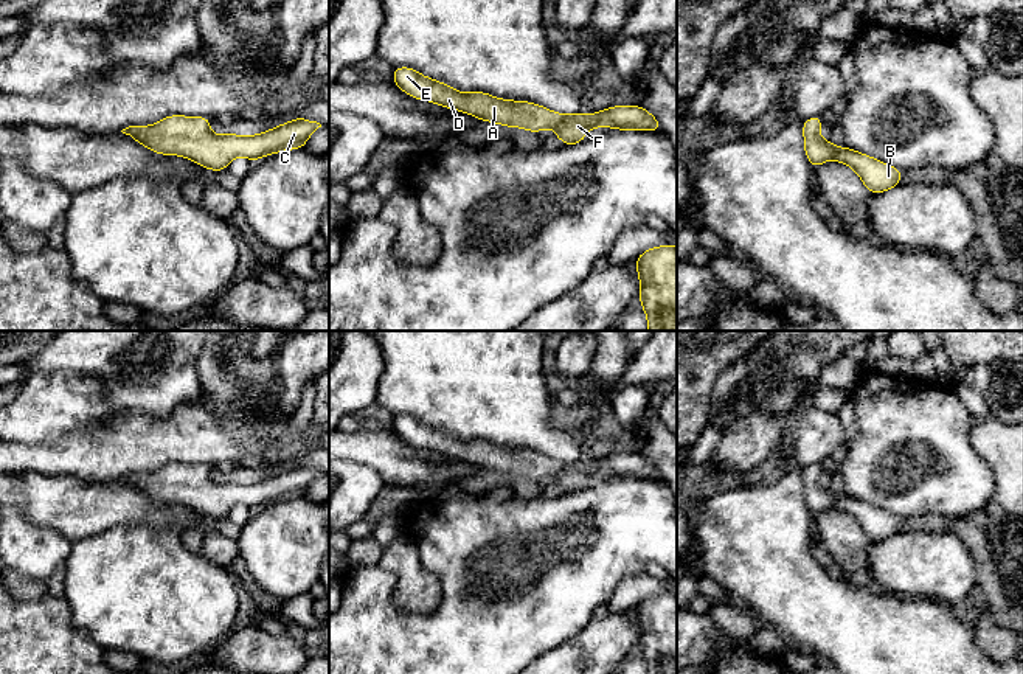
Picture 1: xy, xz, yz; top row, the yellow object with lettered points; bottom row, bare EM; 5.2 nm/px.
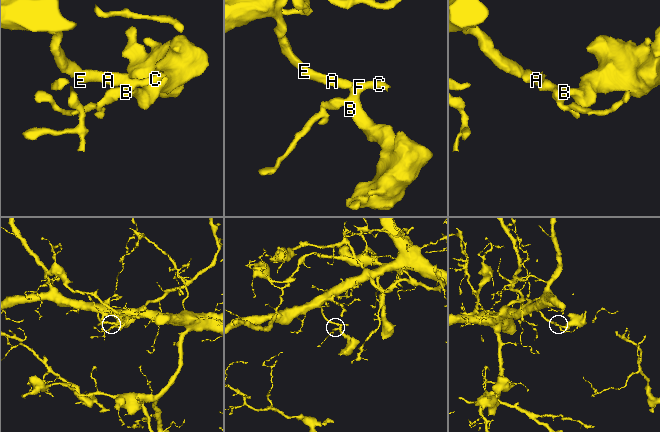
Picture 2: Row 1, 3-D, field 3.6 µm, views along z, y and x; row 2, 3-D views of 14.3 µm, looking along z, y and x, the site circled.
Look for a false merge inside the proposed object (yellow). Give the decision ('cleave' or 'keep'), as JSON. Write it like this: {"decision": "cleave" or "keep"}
{"decision": "keep"}

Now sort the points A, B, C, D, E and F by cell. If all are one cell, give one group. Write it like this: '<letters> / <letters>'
A B C D E F

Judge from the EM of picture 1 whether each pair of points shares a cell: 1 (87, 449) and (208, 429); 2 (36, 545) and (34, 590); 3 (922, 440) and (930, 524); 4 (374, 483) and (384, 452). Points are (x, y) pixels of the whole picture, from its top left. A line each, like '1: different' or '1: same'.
1: same
2: different
3: different
4: different

